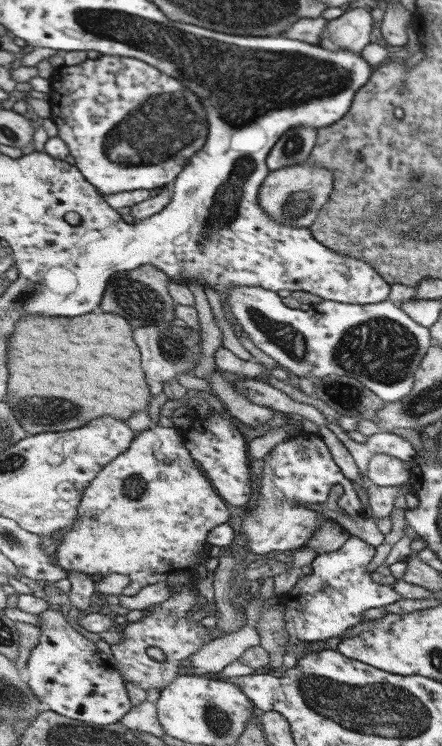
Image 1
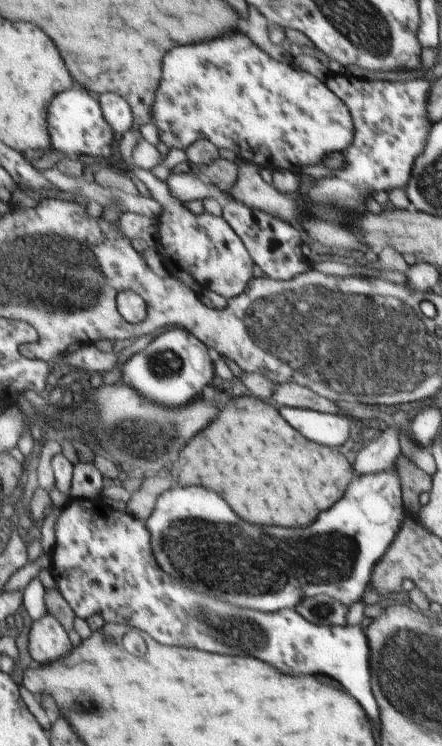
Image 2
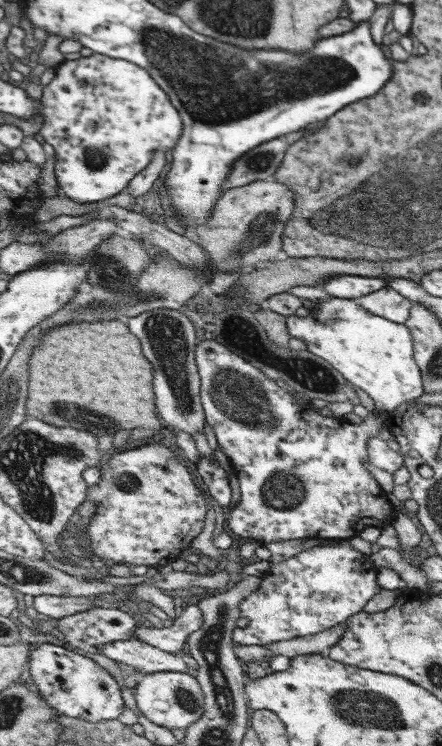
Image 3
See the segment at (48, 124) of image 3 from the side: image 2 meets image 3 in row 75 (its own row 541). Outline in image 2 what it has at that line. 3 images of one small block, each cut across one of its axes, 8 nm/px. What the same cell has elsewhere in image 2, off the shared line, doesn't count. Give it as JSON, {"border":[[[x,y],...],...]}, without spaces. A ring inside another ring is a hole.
{"border":[[[73,498],[63,510],[57,525],[57,544],[53,553],[53,577],[58,589],[82,619],[101,615],[106,622],[128,624],[150,632],[156,640],[174,646],[202,648],[222,654],[252,654],[268,660],[282,672],[296,675],[324,675],[338,681],[354,698],[362,702],[370,718],[378,722],[378,708],[370,682],[370,656],[368,634],[360,625],[323,626],[305,620],[295,609],[268,613],[246,609],[229,601],[209,596],[208,592],[192,588],[188,582],[175,580],[161,568],[153,550],[153,536],[147,521],[127,511],[116,510],[105,499]]]}

